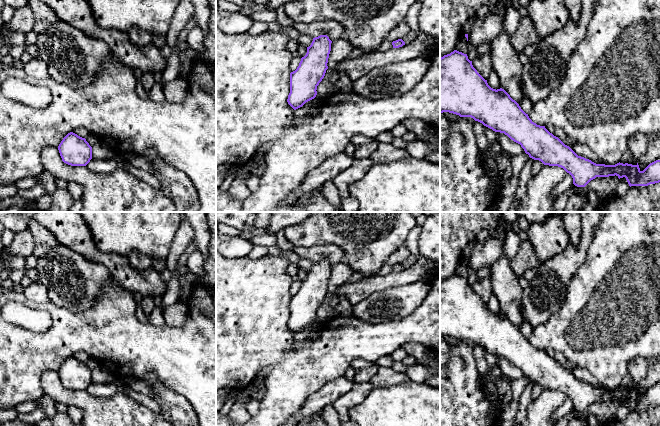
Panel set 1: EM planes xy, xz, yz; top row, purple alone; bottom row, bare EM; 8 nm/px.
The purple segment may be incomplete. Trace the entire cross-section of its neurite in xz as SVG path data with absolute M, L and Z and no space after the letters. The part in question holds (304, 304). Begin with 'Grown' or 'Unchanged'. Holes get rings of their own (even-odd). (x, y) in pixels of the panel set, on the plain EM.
Unchanged. M327 259L313 262L299 290L290 297L290 317L287 326L294 334L316 321L317 310L328 293L331 267Z

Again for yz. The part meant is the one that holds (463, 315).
Unchanged. M454 274L440 282L440 337L449 336L460 341L471 341L495 356L504 357L521 369L525 377L544 389L563 392L573 402L577 411L585 411L596 401L625 401L629 410L648 410L660 406L660 384L650 387L643 395L636 389L617 387L615 389L596 388L578 380L569 370L550 357L545 350L534 347L519 328L502 312L491 312L473 291L467 278Z

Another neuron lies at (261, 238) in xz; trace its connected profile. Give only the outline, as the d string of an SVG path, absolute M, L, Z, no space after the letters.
M257 231L251 235L248 235L249 240L253 245L260 245L264 247L276 246L276 238L274 235L268 234L265 231Z

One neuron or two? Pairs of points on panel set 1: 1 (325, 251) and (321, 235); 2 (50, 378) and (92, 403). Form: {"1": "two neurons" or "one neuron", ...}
{"1": "two neurons", "2": "one neuron"}

